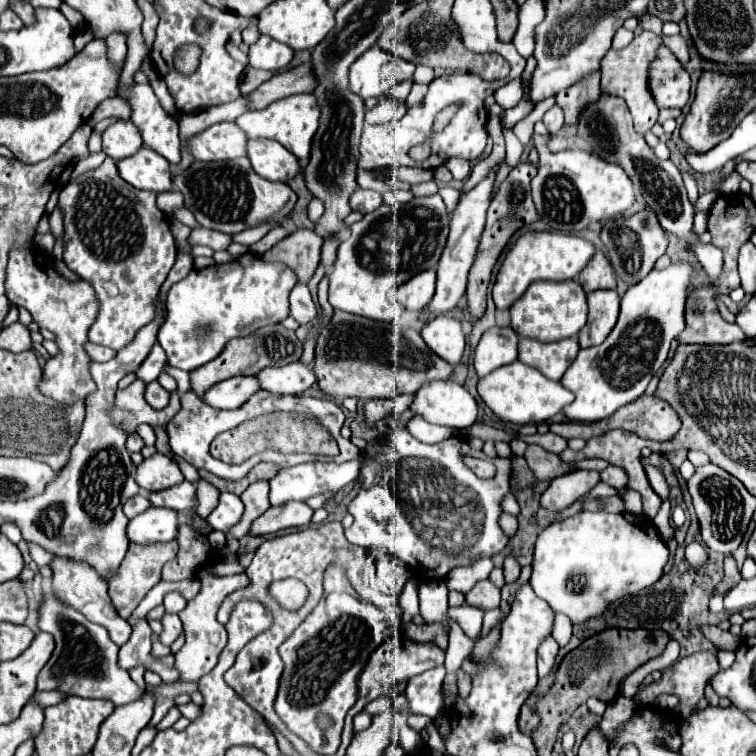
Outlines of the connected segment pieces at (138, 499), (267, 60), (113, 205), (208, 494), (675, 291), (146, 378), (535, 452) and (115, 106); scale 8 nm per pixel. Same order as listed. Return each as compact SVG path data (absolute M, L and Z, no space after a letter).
M136 494L134 498L130 498L130 500L126 502L124 514L126 514L128 518L134 518L134 516L142 514L142 512L148 510L148 508L150 508L150 500L148 500L144 494Z
M260 36L258 42L252 44L248 50L248 66L278 72L288 66L292 56L294 50L290 50L290 46L284 46L268 36Z
M106 158L102 166L84 172L70 180L58 198L58 208L64 216L64 262L82 280L88 280L96 292L100 310L90 326L88 340L114 350L122 350L134 340L134 334L154 318L154 298L170 268L176 262L176 244L170 232L170 220L156 208L156 194L136 190L118 176L116 162Z
M200 480L196 486L198 486L198 490L196 490L196 500L198 500L196 512L198 512L202 518L206 518L206 516L210 516L210 512L214 510L214 506L218 504L220 492L218 492L218 488L214 488L214 486L212 486L210 482L206 482L206 480Z
M688 262L670 264L666 270L652 270L644 280L630 286L620 302L620 316L612 334L594 348L578 352L560 384L576 396L562 412L574 422L598 422L620 406L634 402L648 386L658 368L666 362L670 342L684 330L684 302L688 280L694 268Z
M156 342L154 348L152 348L152 352L146 356L146 360L136 370L136 377L146 384L150 383L157 380L158 376L164 372L164 366L166 366L166 352Z
M528 446L524 458L528 460L528 466L532 468L538 480L556 478L560 474L566 474L566 466L560 460L560 456L544 450L542 446Z
M114 96L114 98L108 98L106 102L102 102L98 108L96 108L96 112L92 114L92 118L87 121L90 126L94 126L94 124L98 124L102 118L108 118L108 116L118 116L118 118L122 118L122 120L130 120L130 108L118 98L118 96Z

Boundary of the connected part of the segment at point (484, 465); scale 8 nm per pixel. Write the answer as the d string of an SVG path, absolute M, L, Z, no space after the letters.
M464 456L464 464L480 478L492 478L496 468L490 460L478 460L478 458L472 458L472 456Z

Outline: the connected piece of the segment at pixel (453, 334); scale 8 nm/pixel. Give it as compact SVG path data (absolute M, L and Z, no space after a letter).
M436 316L434 320L430 320L424 330L420 332L426 346L430 350L434 350L434 354L438 354L442 360L450 362L450 364L458 364L462 360L464 354L464 332L462 332L462 324L460 320L452 318L452 316Z

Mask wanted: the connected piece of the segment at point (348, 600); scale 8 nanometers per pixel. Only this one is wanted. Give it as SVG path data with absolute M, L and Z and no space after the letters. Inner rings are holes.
M375 564L365 566L364 594L360 594L346 578L342 566L328 566L324 574L324 594L320 604L280 646L284 672L274 708L278 716L288 724L288 728L304 738L318 754L334 754L338 750L344 716L356 702L358 674L362 672L374 648L390 638L386 632L388 625L379 618L388 618L391 614L400 618L402 616L397 596L384 595L368 587L373 585L375 578ZM318 712L326 712L334 720L326 732L322 732L316 724Z

